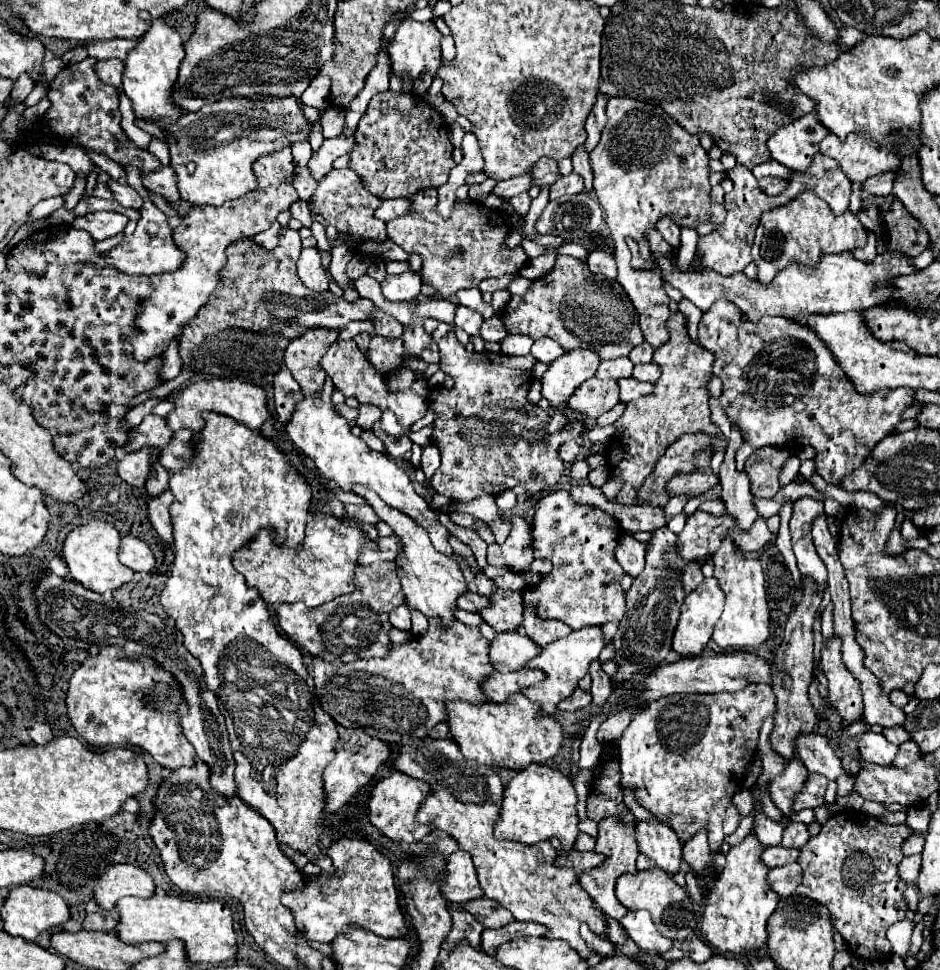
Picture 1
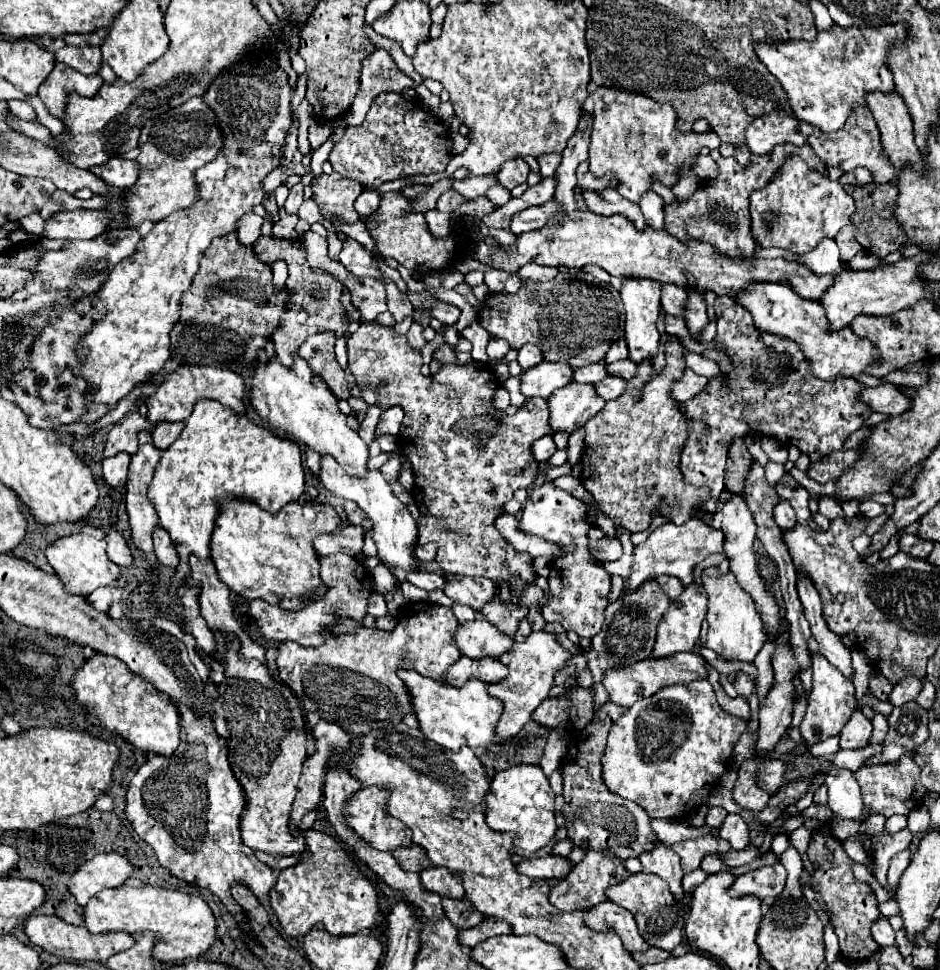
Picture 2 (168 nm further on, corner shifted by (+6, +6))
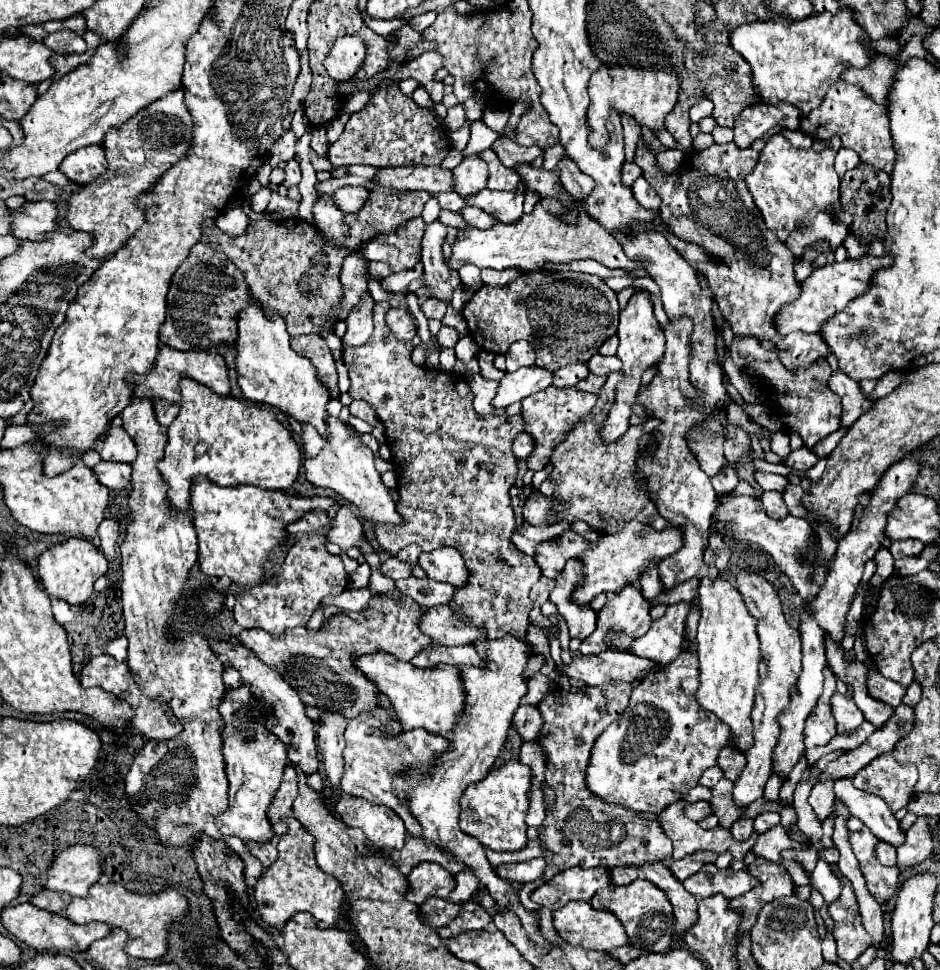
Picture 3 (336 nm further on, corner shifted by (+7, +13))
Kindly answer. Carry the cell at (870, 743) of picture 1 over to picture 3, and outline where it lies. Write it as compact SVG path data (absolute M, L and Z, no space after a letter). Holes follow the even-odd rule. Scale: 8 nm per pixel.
M839 692L833 694L831 712L833 712L833 718L837 722L837 732L839 734L851 732L857 726L861 726L861 722L863 722L863 712L857 708L857 704L853 704L853 698L843 696Z

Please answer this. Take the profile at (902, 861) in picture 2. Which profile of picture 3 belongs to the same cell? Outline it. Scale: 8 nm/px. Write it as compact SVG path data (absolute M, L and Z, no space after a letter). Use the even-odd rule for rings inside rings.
M879 842L879 844L877 844L875 854L877 854L877 860L879 860L881 864L885 864L885 866L895 866L895 862L897 862L897 852L895 852L895 848L889 846L889 844L885 844L885 842Z

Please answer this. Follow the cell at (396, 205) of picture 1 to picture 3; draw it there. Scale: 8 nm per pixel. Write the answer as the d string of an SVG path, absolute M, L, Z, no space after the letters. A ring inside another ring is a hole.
M345 186L335 190L331 198L335 200L335 206L347 214L347 212L357 212L357 208L361 208L369 198L369 192L363 186Z

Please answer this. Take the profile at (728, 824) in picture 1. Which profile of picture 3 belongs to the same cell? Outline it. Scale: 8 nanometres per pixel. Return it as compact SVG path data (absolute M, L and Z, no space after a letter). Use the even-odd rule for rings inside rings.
M697 802L697 804L685 804L685 814L689 814L691 820L703 820L705 816L711 814L711 808L707 806L707 802Z

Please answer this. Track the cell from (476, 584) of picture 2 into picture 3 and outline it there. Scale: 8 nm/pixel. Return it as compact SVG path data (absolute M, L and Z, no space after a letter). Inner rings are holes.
M443 546L433 552L421 552L417 564L425 570L427 578L453 584L455 588L461 588L469 578L461 554L449 546Z

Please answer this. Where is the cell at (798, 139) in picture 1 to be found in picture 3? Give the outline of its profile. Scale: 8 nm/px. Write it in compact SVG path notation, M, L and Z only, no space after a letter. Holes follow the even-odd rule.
M769 102L751 104L735 120L733 142L739 148L747 148L757 138L761 138L763 134L767 134L769 130L779 128L779 126L797 130L799 128L797 108L793 108L791 104L769 104Z

